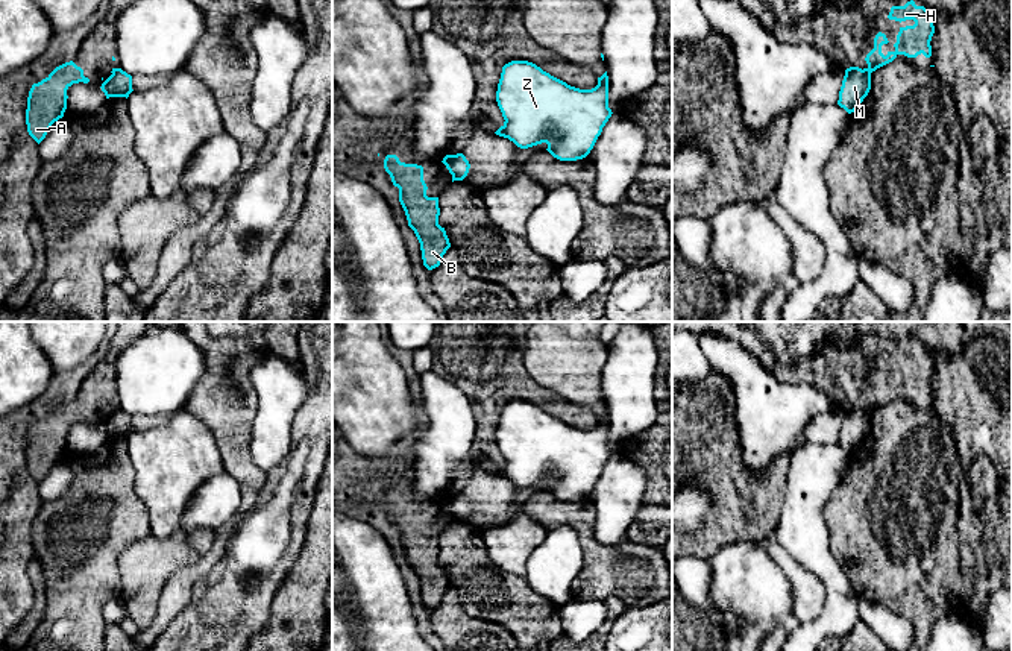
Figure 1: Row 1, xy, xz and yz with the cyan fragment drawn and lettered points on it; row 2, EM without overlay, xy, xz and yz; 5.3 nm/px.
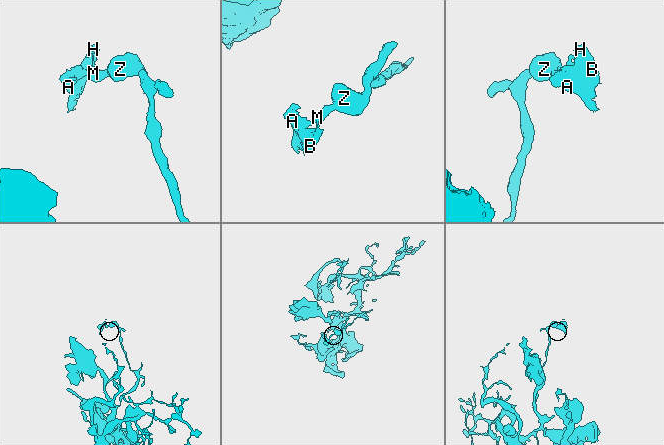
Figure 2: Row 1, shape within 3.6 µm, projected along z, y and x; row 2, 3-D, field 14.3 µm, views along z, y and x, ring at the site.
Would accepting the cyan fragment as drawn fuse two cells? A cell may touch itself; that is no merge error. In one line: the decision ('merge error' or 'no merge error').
merge error

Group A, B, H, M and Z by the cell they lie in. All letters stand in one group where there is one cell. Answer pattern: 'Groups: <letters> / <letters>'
Groups: A B H / M Z

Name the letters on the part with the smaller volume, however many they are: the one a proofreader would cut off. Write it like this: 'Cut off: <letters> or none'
Cut off: A, B, H

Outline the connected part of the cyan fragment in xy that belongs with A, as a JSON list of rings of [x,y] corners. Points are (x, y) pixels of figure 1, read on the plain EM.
[[[73,401],[56,407],[46,419],[33,423],[26,449],[26,464],[29,475],[39,484],[52,464],[64,457],[67,449],[67,429],[73,423],[88,423],[83,410]]]

